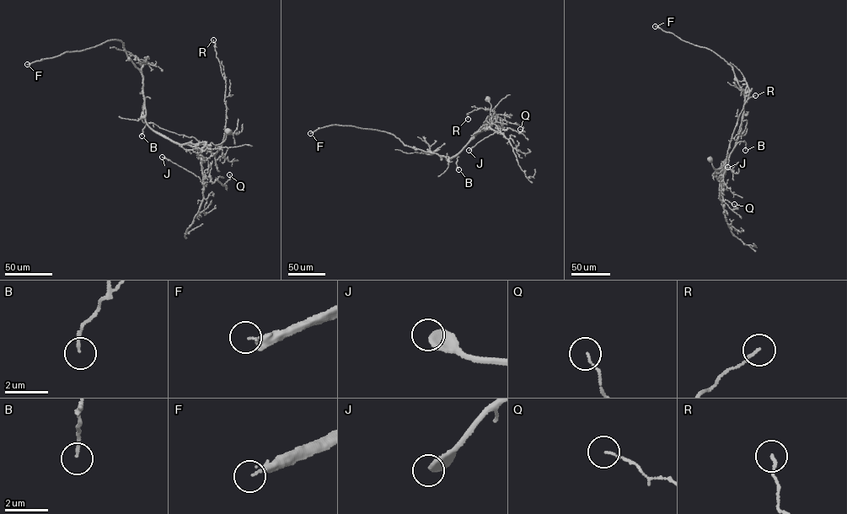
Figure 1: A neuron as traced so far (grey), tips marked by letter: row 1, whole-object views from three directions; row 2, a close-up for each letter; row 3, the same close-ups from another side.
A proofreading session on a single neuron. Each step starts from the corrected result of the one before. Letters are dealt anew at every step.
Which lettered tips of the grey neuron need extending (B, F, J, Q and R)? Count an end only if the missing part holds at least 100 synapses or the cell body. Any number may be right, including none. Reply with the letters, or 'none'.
F

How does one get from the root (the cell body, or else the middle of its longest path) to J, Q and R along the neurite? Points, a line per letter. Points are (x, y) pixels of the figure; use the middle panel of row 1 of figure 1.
J: (487, 99), (491, 106), (490, 120), (486, 126), (501, 133), (495, 132), (469, 150)
Q: (487, 99), (491, 106), (490, 120), (486, 126), (499, 131), (509, 128), (520, 133), (523, 131), (520, 129)
R: (487, 99), (491, 106), (490, 122), (485, 125), (496, 121), (495, 113), (482, 108), (469, 112), (468, 119)

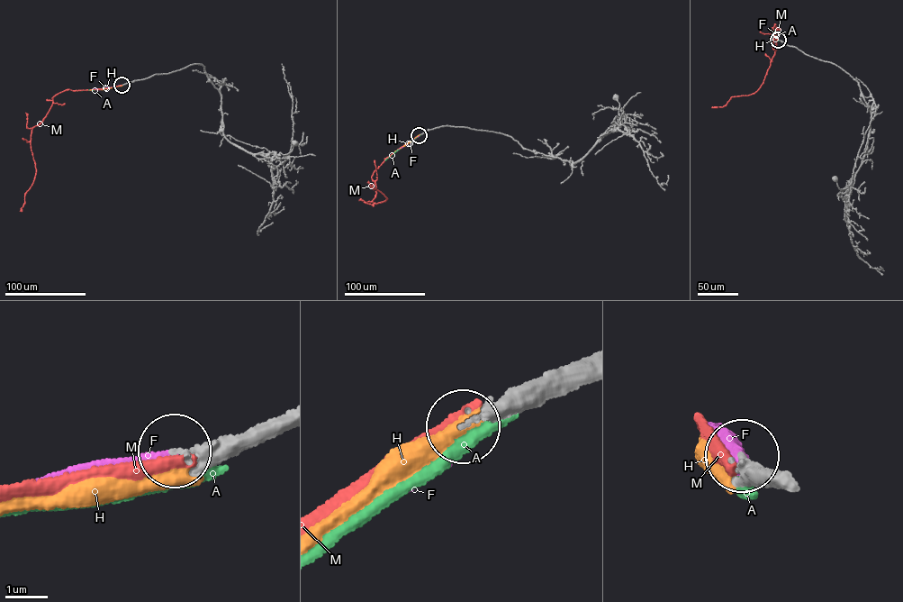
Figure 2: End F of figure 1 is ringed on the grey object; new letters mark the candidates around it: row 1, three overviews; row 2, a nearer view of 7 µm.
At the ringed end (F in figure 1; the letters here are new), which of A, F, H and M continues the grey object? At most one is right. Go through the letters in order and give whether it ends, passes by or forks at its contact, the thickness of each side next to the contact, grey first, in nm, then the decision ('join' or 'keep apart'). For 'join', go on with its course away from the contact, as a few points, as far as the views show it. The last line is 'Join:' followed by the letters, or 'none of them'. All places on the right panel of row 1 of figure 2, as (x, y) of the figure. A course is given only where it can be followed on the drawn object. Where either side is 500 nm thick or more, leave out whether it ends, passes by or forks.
A: it ends there; 480 nm thick on the grey side, 340 nm on the other; keep apart
F: it ends there; 360 nm thick on the grey side, 420 nm on the other; join
H: it ends there; 400 nm thick on the grey side, 320 nm on the other; keep apart
M: it ends there; 360 nm thick on the grey side, 320 nm on the other; keep apart
Join: F

